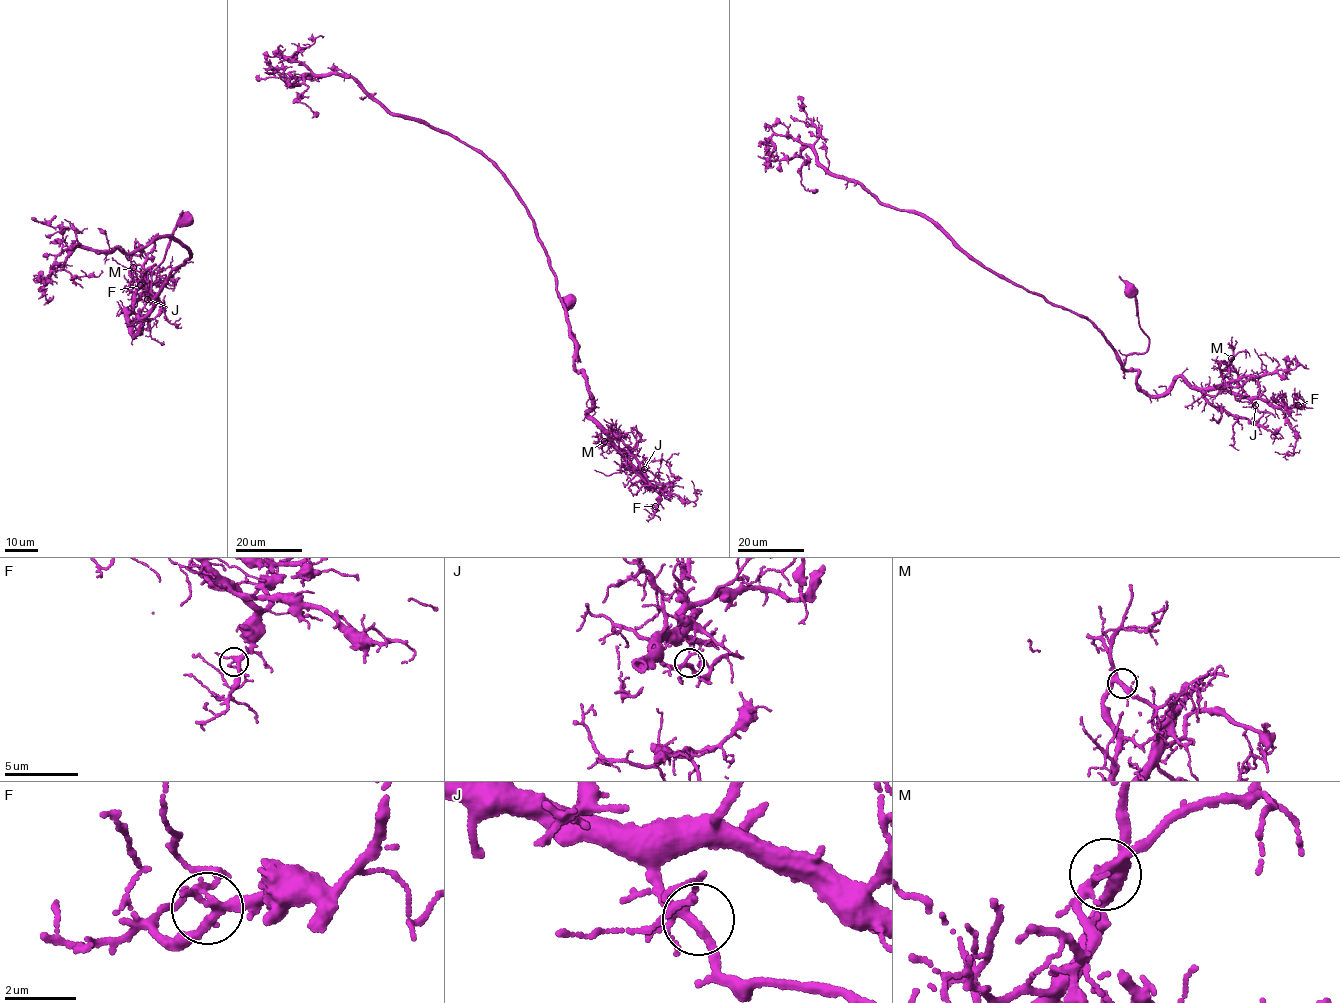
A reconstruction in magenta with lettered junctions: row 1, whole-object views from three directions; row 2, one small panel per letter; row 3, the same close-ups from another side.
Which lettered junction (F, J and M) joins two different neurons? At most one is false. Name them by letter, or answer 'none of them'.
M

